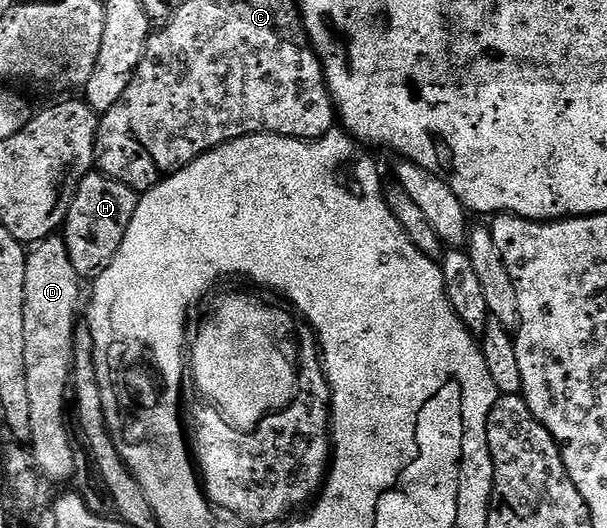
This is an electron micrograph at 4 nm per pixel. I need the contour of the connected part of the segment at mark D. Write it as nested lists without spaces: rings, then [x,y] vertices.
[[[61,235],[45,237],[42,241],[36,242],[28,250],[27,253],[27,287],[25,288],[26,307],[23,309],[24,320],[24,362],[27,367],[27,386],[28,394],[31,395],[31,427],[33,428],[33,440],[31,442],[31,454],[36,468],[39,470],[42,478],[50,477],[53,481],[69,481],[72,482],[77,476],[75,471],[75,446],[71,443],[71,435],[69,434],[70,426],[65,425],[65,396],[68,398],[71,393],[71,378],[73,376],[73,336],[79,324],[77,318],[77,304],[81,301],[81,288],[83,282],[78,277],[75,267],[71,264],[71,255],[67,253],[65,246],[65,238]]]

